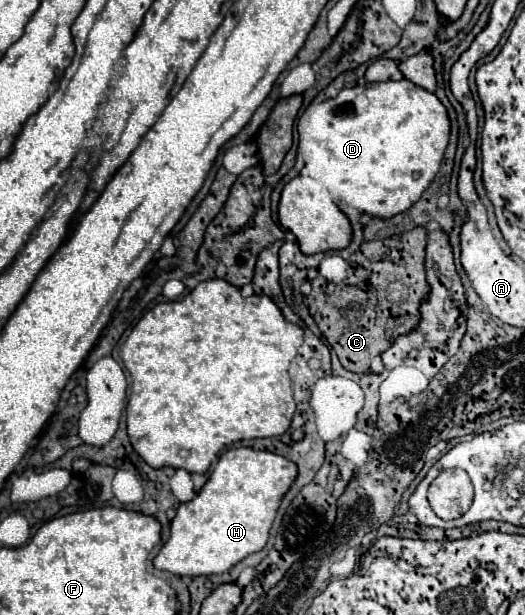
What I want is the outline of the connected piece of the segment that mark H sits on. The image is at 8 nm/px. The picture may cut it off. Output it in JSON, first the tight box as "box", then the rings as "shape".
{"box":[152,448,298,576],"shape":[[[230,448],[224,452],[214,466],[210,478],[202,486],[202,490],[188,502],[180,504],[176,510],[176,516],[170,522],[170,538],[160,548],[156,558],[152,560],[154,568],[176,574],[176,576],[212,576],[228,572],[234,564],[244,560],[246,556],[262,550],[268,540],[268,532],[272,528],[272,522],[276,518],[276,510],[280,506],[280,500],[288,492],[290,484],[294,482],[298,474],[296,464],[292,464],[288,458],[272,454],[268,450],[252,450],[252,448]]]}

